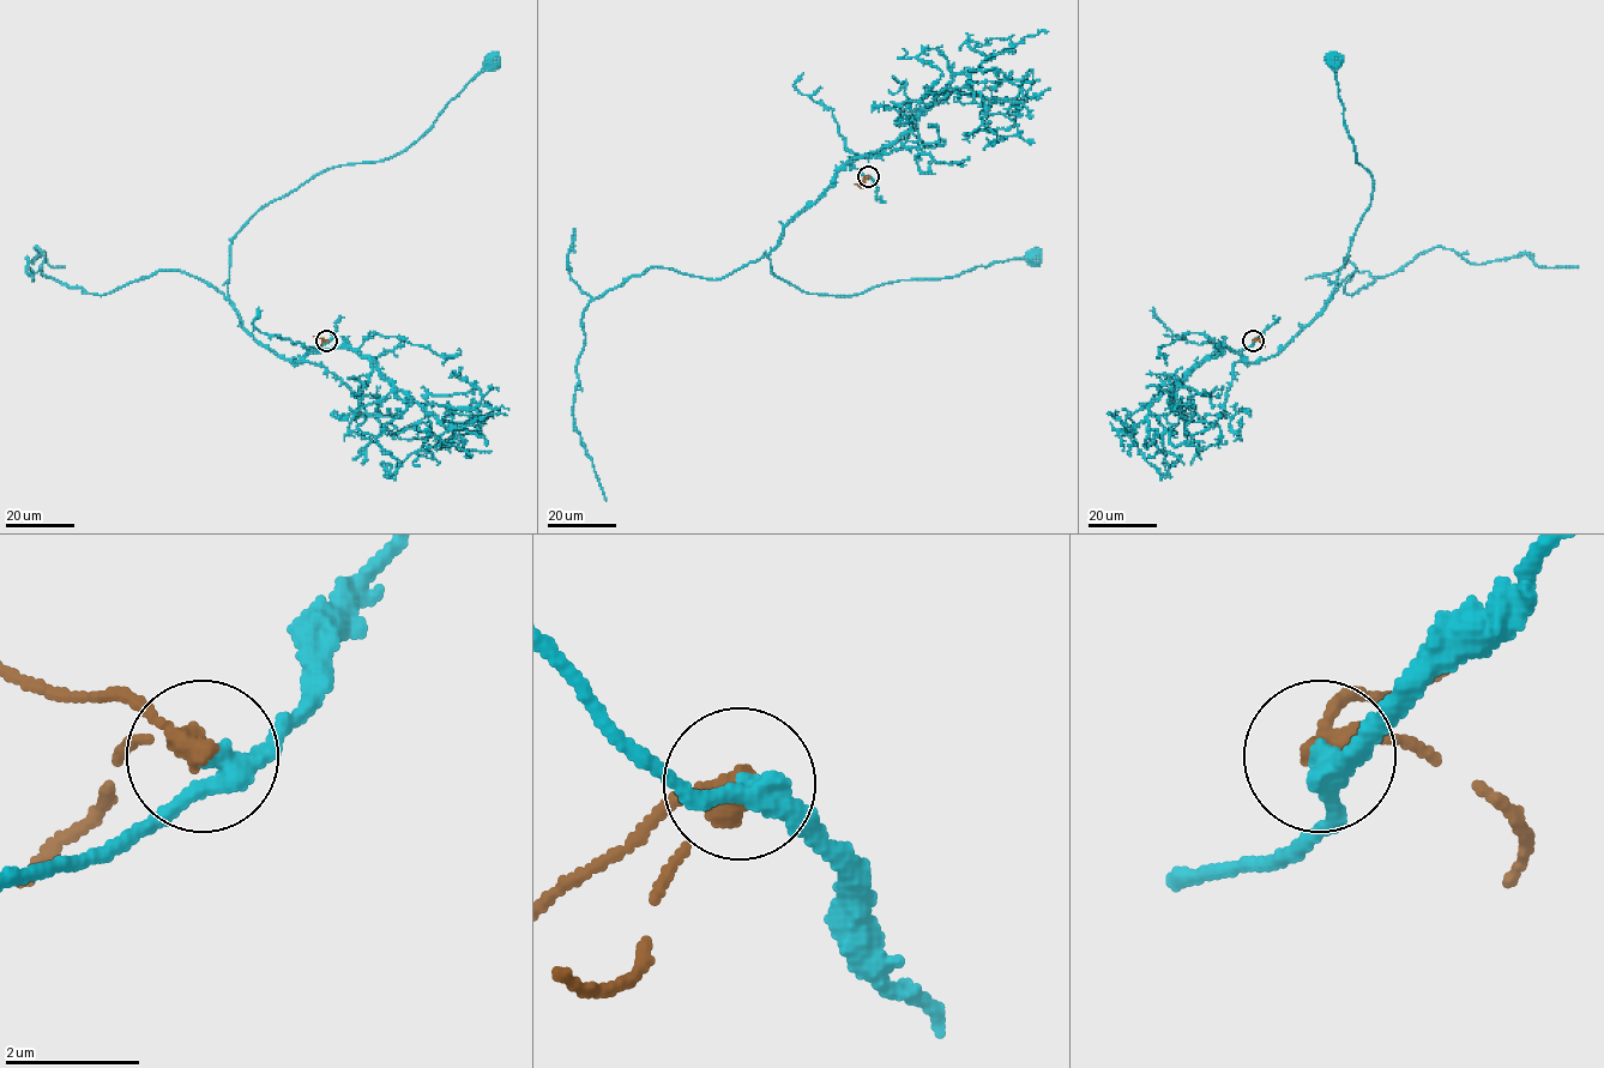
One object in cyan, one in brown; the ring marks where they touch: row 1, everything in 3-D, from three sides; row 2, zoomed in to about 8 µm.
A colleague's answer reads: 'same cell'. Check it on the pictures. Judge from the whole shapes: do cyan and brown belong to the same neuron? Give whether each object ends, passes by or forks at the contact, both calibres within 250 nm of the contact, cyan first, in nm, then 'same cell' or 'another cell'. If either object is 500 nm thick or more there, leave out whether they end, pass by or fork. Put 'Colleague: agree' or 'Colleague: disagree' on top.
Colleague: disagree
cyan passes by | brown passes by | 280/280 nm | another cell

